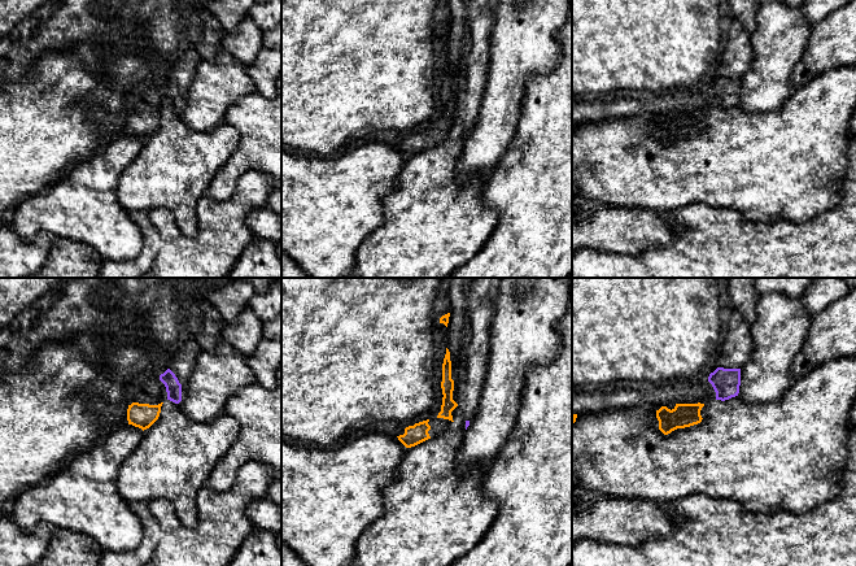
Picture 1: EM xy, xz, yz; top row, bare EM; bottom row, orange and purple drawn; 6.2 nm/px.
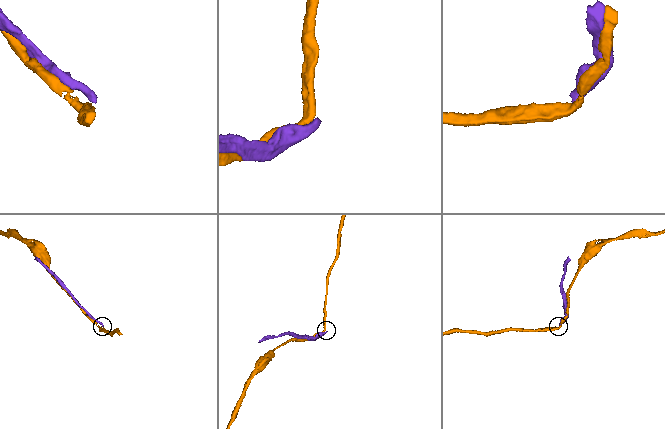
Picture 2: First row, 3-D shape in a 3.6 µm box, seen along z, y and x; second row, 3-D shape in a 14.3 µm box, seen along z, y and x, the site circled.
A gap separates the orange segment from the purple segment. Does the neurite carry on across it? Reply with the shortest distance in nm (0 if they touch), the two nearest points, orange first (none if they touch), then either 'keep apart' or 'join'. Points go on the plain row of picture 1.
40 nm apart; from orange across xy (162, 112), (167, 108); keep apart

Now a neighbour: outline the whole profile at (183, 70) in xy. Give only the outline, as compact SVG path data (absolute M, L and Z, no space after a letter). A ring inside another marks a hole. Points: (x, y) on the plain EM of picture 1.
M191 48L183 55L178 55L171 69L170 79L175 83L182 96L188 92L200 61L201 57L195 48Z

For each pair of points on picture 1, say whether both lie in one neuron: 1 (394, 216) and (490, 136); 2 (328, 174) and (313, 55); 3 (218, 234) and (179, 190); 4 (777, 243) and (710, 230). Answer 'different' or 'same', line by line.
1: different
2: different
3: different
4: same

